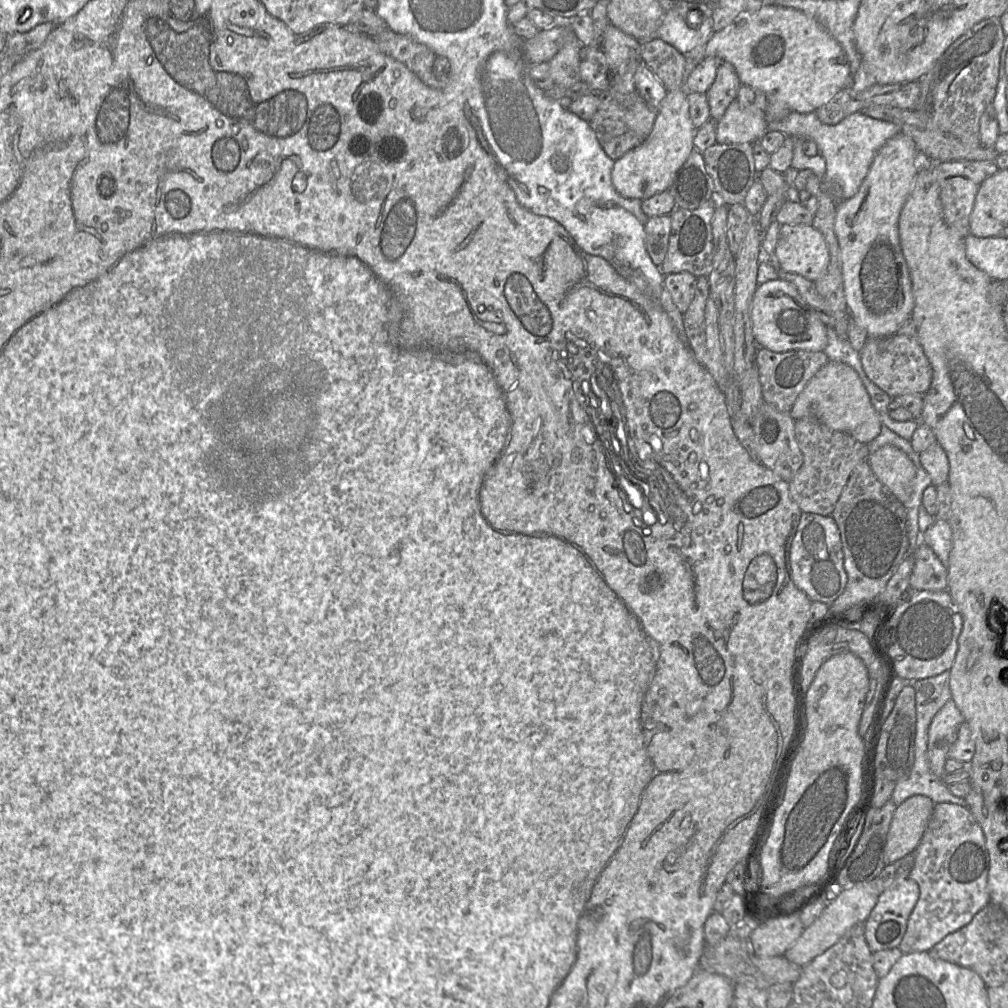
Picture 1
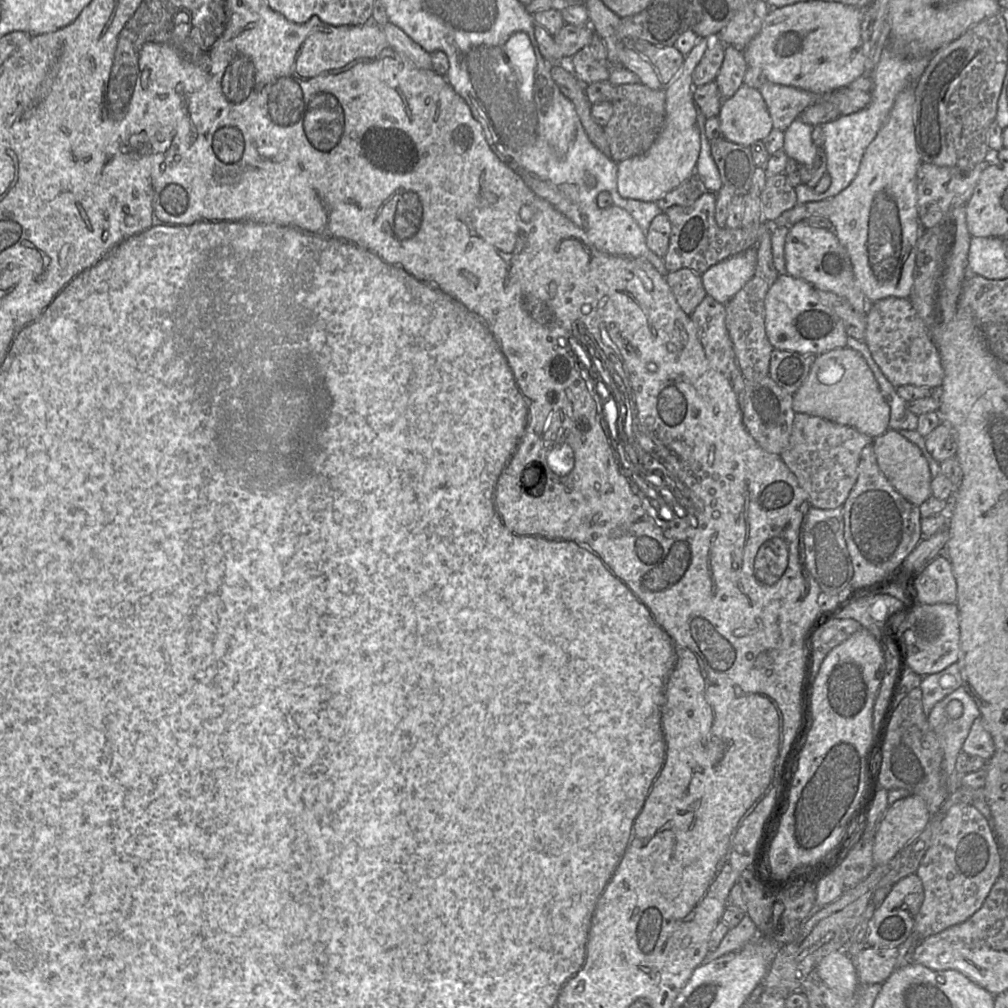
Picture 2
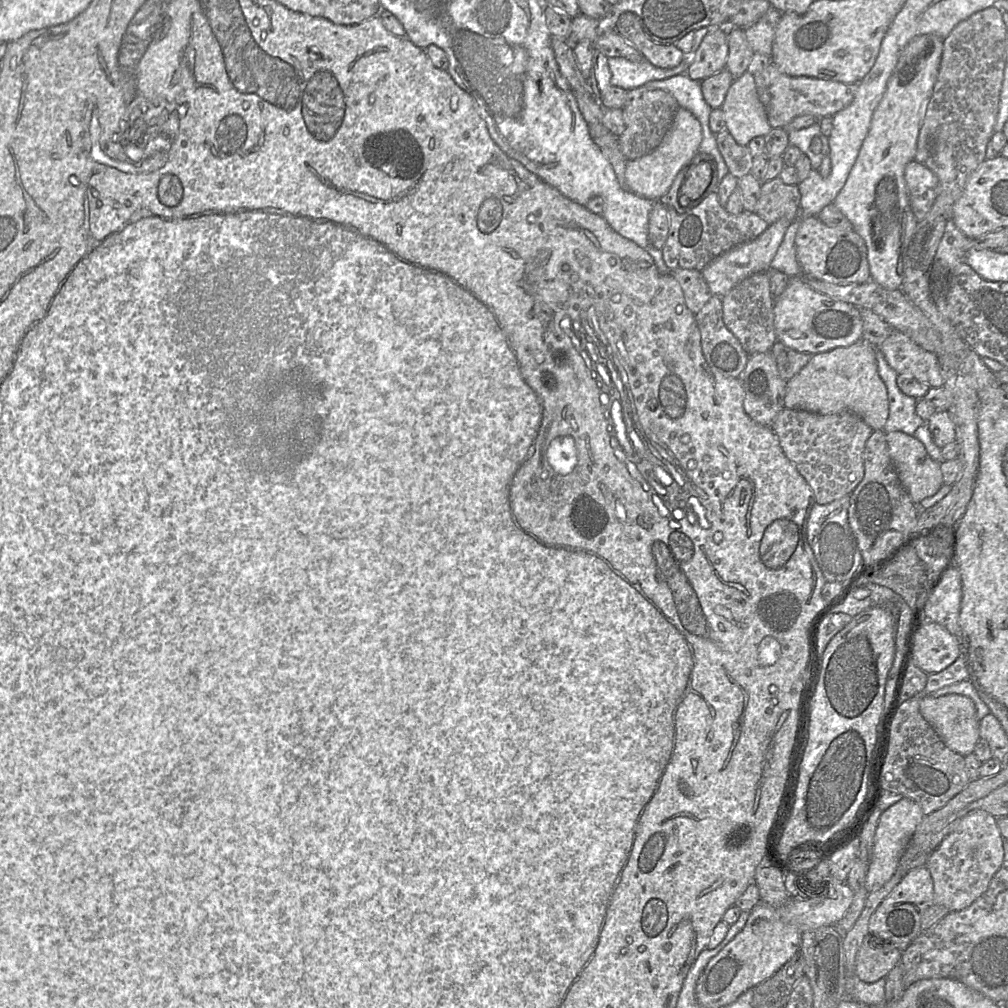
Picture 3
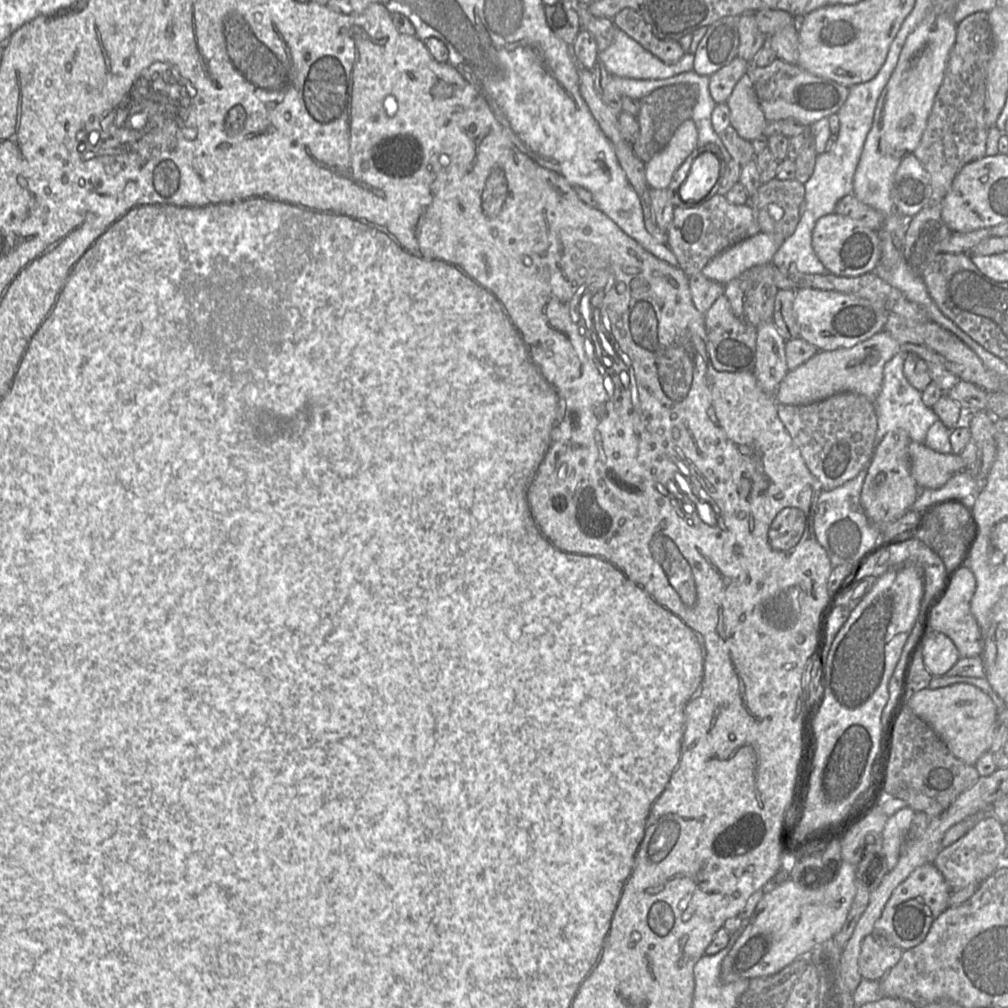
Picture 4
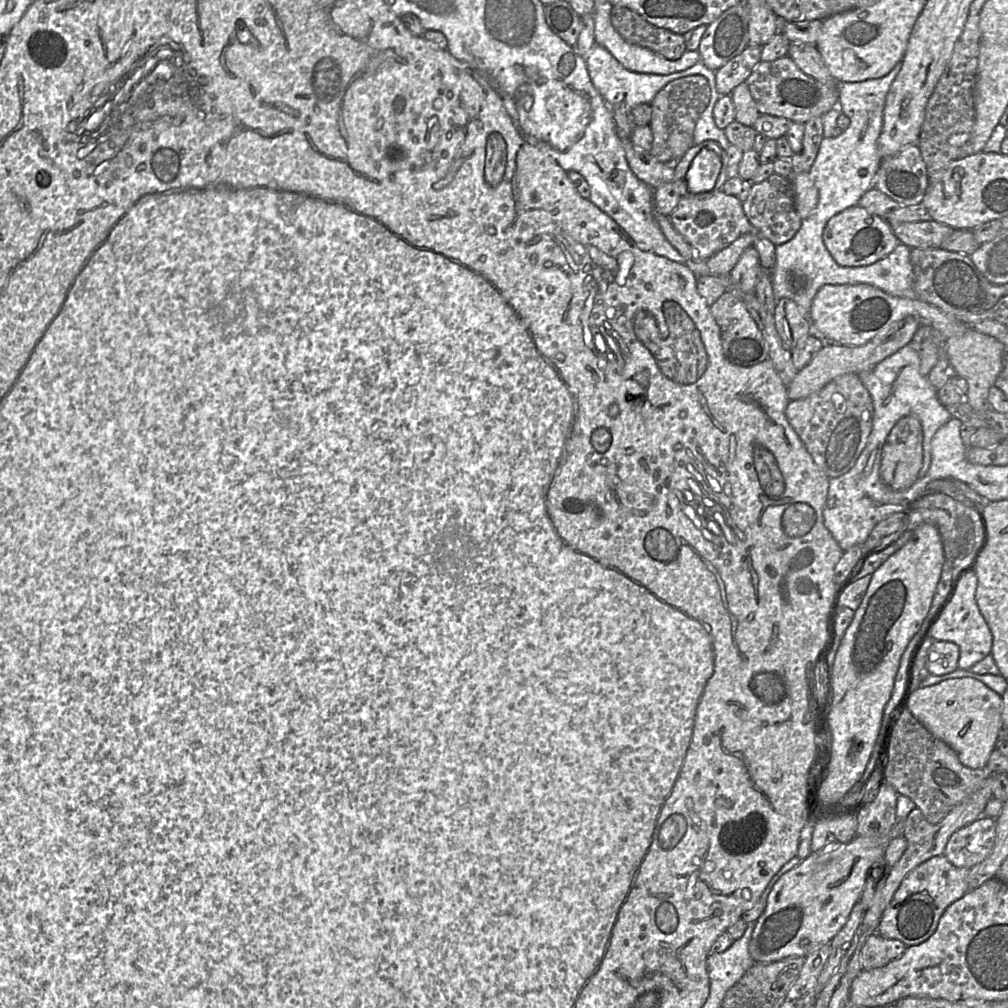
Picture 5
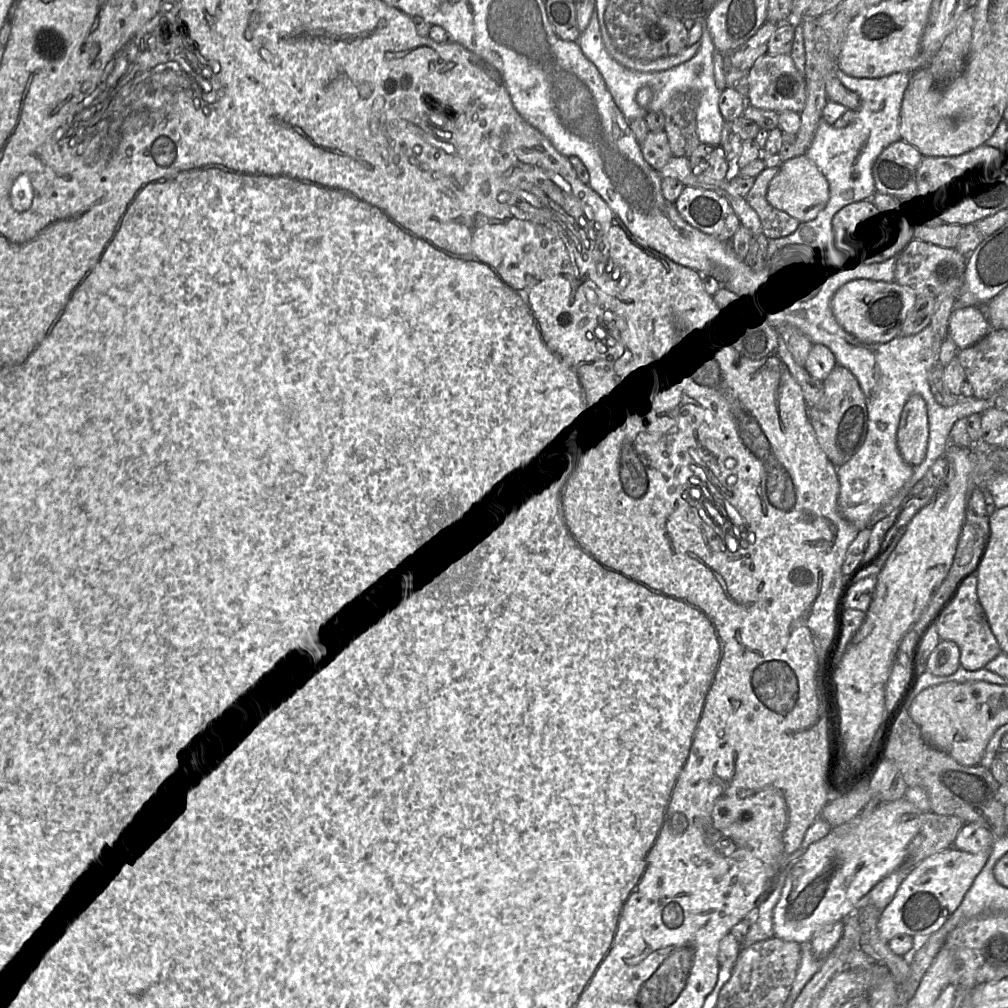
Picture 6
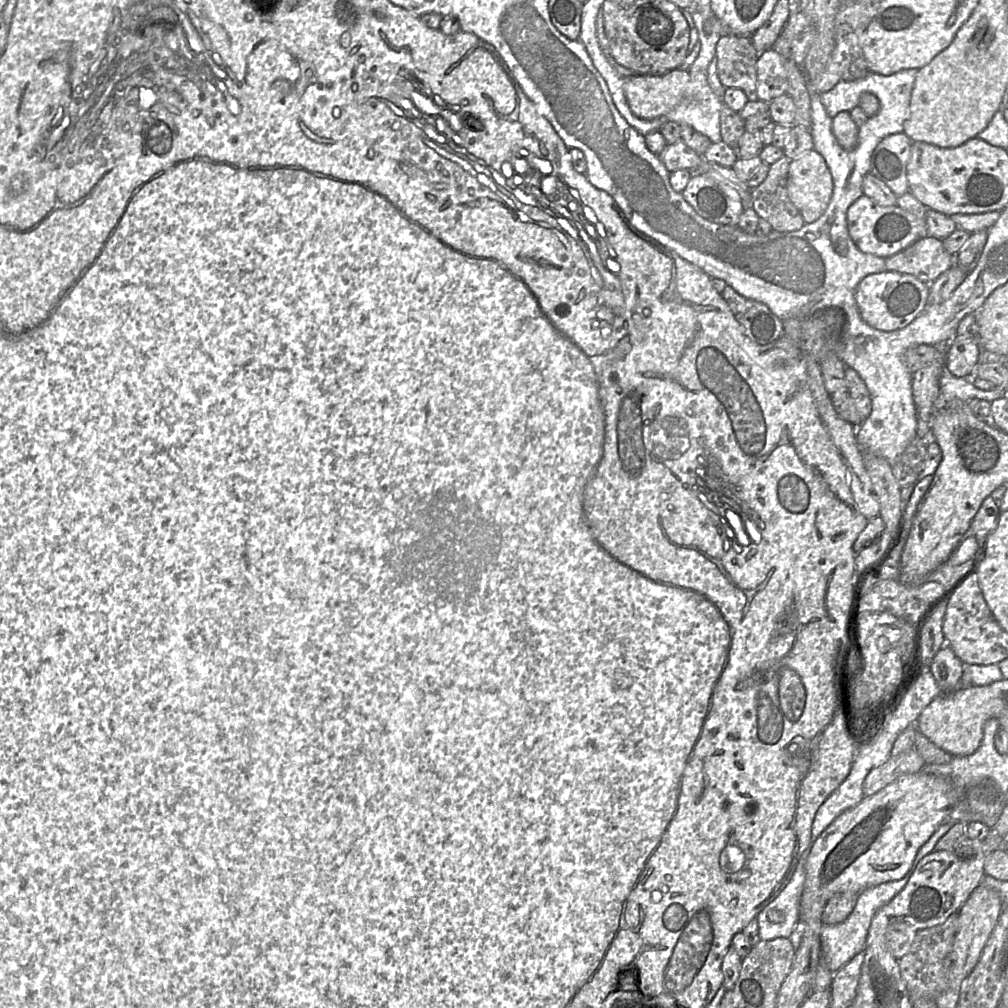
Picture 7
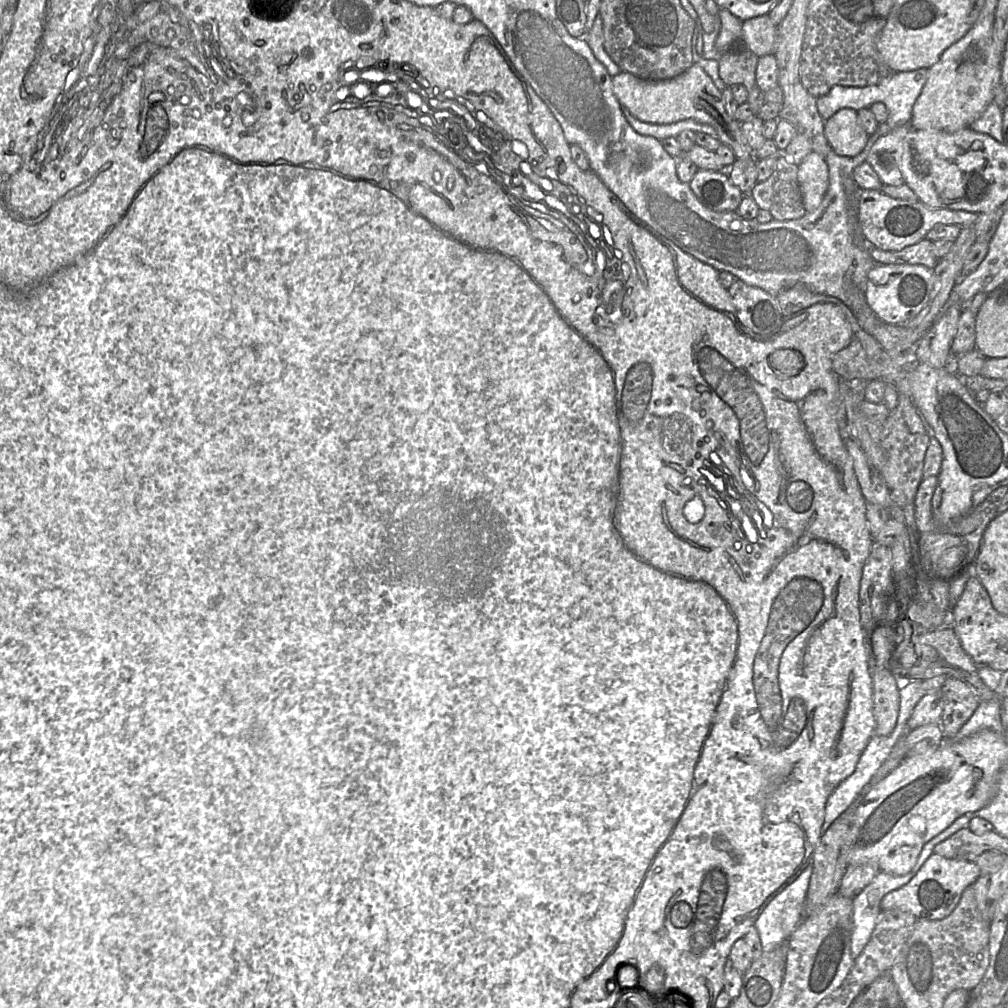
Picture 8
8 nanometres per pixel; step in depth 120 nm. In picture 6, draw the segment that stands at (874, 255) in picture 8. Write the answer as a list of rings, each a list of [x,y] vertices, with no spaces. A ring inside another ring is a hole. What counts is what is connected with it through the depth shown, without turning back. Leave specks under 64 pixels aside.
[[[913,238],[898,254],[895,267],[895,281],[909,288],[916,296],[955,293],[955,300],[963,284],[967,256],[954,248],[944,248],[919,238]]]

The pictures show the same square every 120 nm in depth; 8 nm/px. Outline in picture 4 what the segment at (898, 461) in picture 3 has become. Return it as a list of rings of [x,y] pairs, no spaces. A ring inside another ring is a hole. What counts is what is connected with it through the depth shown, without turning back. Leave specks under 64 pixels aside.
[[[910,441],[908,458],[911,476],[921,489],[942,487],[954,474],[967,469],[959,454],[942,454],[925,444]]]

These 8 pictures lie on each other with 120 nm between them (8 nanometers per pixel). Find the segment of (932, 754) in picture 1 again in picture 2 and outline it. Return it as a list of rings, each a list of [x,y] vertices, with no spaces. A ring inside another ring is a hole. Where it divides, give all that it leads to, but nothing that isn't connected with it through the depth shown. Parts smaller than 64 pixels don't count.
[[[963,686],[936,703],[928,715],[930,727],[943,751],[941,769],[948,794],[954,793],[961,786],[961,775],[955,764],[971,726],[978,717],[978,706]],[[952,700],[959,700],[963,705],[963,713],[957,719],[951,719],[946,714],[946,707]]]

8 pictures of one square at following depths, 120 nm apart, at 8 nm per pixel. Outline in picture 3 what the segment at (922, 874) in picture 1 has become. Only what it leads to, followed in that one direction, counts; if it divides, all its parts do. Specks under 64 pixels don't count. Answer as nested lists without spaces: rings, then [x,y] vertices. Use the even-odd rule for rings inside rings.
[[[976,810],[966,815],[941,841],[925,864],[933,880],[934,904],[945,907],[949,912],[961,911],[972,905],[987,890],[991,879],[1003,866],[1002,840],[996,817],[983,810]]]

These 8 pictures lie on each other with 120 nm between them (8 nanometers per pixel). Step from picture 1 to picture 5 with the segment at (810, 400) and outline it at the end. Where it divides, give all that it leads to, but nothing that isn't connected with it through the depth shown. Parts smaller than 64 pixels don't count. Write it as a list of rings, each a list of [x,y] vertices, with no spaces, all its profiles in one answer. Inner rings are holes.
[[[910,315],[892,324],[885,333],[877,335],[860,346],[825,343],[823,348],[805,367],[797,372],[794,379],[787,385],[789,400],[806,398],[843,374],[854,373],[859,375],[871,371],[879,362],[909,344],[920,326],[921,321],[916,316]]]

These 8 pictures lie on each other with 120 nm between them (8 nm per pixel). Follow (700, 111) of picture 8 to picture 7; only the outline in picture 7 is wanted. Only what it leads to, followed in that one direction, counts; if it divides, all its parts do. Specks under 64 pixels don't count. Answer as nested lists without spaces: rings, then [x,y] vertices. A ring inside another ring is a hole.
[[[673,70],[661,76],[624,77],[623,89],[632,112],[650,120],[676,107],[686,96],[688,70]]]

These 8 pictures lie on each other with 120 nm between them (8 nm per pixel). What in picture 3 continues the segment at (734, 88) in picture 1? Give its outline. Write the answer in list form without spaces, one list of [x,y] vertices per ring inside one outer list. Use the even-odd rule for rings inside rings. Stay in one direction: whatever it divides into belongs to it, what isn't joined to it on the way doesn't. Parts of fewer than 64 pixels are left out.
[[[734,27],[728,32],[728,57],[725,69],[734,79],[741,77],[747,71],[754,54],[742,28]]]

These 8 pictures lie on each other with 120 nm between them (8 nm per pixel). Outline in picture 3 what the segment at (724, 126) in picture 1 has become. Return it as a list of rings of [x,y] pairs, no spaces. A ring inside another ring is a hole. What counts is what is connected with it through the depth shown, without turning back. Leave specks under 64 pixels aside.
[[[745,72],[734,80],[721,107],[725,128],[742,146],[758,136],[764,137],[771,129],[758,93],[754,76]]]

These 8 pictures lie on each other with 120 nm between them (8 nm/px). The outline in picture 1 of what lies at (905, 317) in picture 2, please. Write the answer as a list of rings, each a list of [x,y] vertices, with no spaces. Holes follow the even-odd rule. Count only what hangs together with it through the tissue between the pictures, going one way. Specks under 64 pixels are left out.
[[[911,316],[892,335],[868,337],[859,352],[863,371],[870,381],[894,398],[903,394],[925,394],[931,385],[932,367],[918,341]]]

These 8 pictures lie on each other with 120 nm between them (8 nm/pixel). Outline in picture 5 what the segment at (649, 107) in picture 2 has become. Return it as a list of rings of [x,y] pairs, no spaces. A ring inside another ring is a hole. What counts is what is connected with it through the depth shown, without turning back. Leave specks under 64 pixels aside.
[[[688,76],[666,84],[650,103],[649,127],[653,142],[649,151],[657,161],[673,164],[694,145],[695,125],[710,100],[710,89],[703,76]]]

